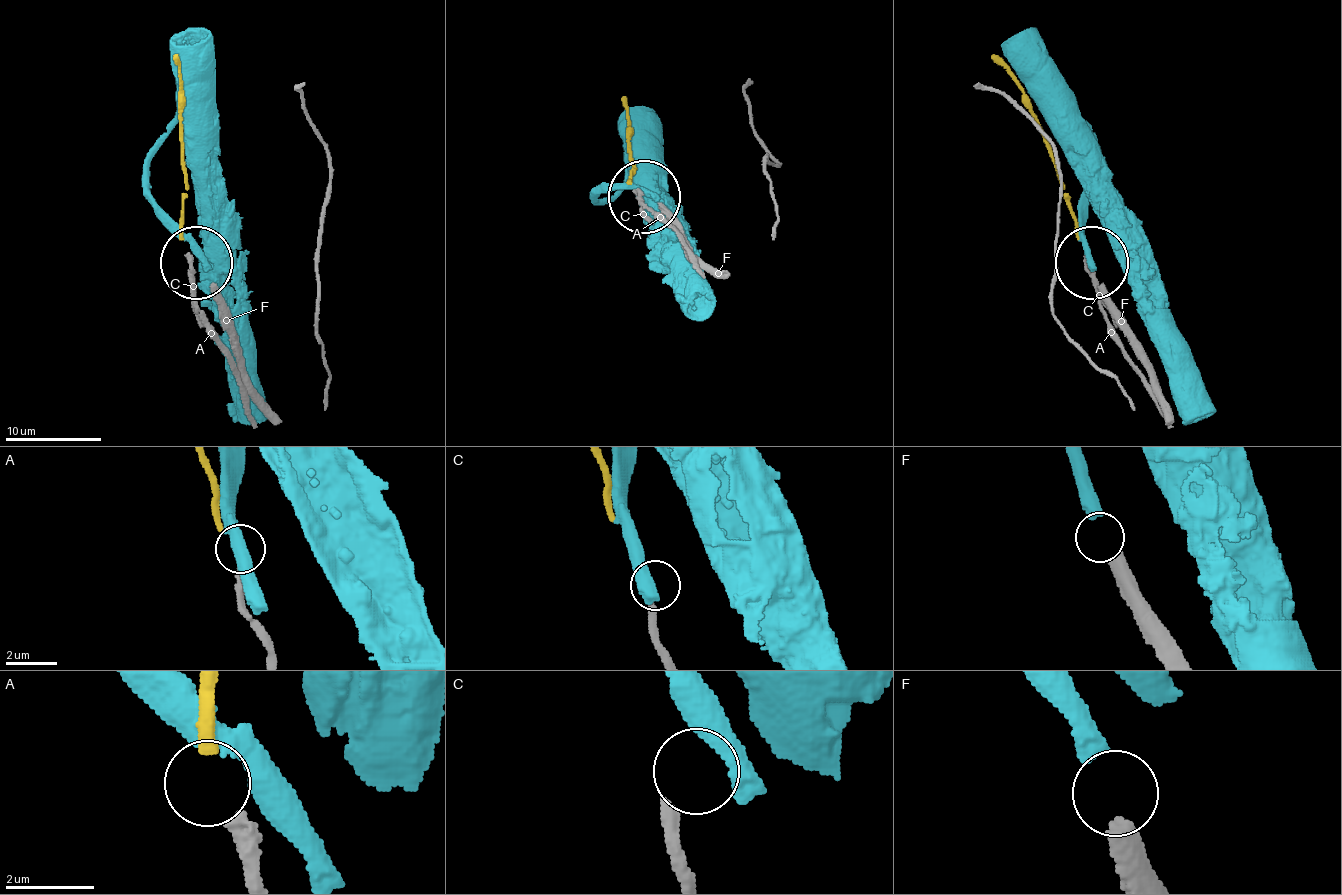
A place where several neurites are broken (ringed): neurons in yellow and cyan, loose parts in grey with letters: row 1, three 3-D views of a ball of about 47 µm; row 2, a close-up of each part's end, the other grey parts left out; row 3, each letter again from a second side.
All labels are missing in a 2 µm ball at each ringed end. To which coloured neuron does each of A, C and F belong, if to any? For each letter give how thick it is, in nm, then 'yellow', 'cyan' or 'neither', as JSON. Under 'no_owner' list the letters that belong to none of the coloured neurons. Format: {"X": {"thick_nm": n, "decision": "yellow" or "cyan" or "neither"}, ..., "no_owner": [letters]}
{"A": {"thick_nm": 400, "decision": "yellow"}, "C": {"thick_nm": 320, "decision": "neither"}, "F": {"thick_nm": 550, "decision": "cyan"}, "no_owner": ["C"]}

